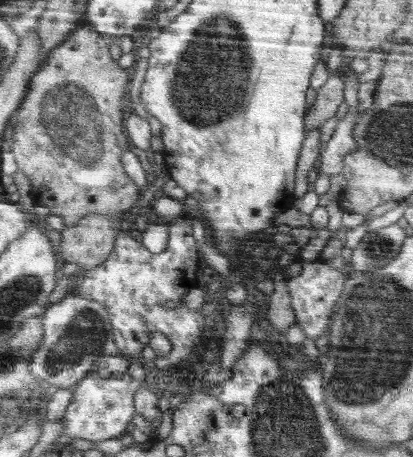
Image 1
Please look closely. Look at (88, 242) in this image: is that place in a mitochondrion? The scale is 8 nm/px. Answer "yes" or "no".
no

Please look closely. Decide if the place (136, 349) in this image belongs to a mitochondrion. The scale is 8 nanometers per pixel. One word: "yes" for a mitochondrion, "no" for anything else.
no

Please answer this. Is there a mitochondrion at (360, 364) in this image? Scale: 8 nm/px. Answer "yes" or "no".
yes

